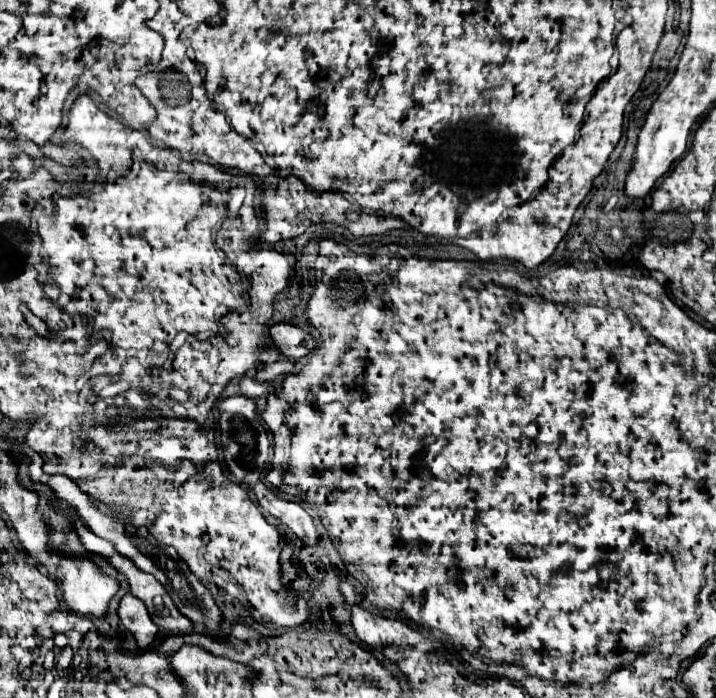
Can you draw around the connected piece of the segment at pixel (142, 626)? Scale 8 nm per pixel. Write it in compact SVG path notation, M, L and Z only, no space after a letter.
M130 592L124 594L124 598L120 600L120 606L118 606L118 616L120 616L122 624L134 634L140 648L146 648L148 644L152 644L158 628L152 622L144 602L140 602Z

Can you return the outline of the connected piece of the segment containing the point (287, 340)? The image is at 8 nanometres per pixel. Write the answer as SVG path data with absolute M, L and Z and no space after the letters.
M288 322L274 324L270 328L270 334L272 334L274 342L278 344L280 352L284 352L286 356L292 356L294 360L308 356L316 346L314 336L296 324L288 324Z

